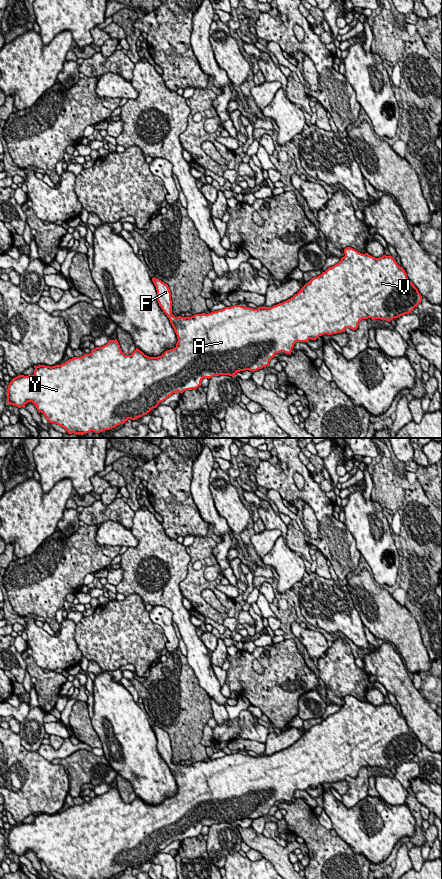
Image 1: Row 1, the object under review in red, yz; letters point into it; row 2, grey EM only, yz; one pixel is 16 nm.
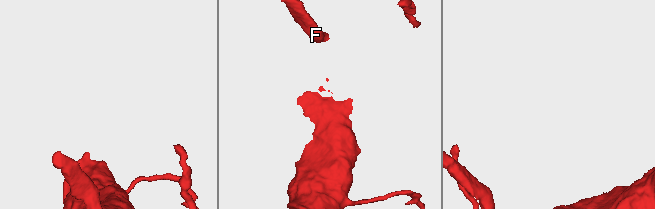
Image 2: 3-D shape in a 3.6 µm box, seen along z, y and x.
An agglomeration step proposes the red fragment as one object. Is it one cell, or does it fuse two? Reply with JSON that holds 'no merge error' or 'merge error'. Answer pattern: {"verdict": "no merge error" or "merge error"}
{"verdict": "no merge error"}

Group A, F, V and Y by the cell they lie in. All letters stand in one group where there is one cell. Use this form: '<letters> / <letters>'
A F V Y

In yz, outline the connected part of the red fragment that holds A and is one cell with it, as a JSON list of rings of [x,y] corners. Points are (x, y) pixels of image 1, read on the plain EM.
[[[347,695],[344,697],[345,704],[341,706],[340,710],[335,712],[334,714],[328,716],[325,720],[322,720],[321,723],[312,726],[308,731],[306,731],[301,738],[295,742],[290,747],[279,751],[277,753],[274,753],[272,755],[259,755],[258,757],[253,757],[250,755],[243,755],[241,753],[233,753],[231,755],[225,755],[222,758],[214,759],[208,762],[202,761],[202,762],[195,762],[191,765],[175,765],[172,762],[172,748],[171,748],[171,740],[167,732],[162,730],[161,728],[157,726],[152,726],[152,729],[156,735],[157,738],[157,749],[159,751],[159,754],[163,758],[163,760],[167,763],[167,765],[170,768],[170,771],[172,775],[175,778],[175,781],[177,783],[178,789],[176,792],[176,795],[170,798],[165,799],[161,804],[158,805],[149,805],[145,803],[142,799],[140,799],[138,796],[131,802],[131,803],[125,803],[120,793],[115,788],[109,788],[109,790],[102,794],[102,795],[96,795],[95,797],[91,798],[90,802],[84,802],[81,805],[74,805],[72,807],[69,807],[65,811],[61,813],[55,813],[55,814],[45,814],[45,813],[39,813],[34,814],[34,822],[33,823],[19,823],[12,827],[12,829],[8,833],[7,839],[7,852],[15,853],[18,856],[25,856],[25,853],[28,850],[32,850],[38,860],[43,861],[46,865],[46,867],[49,869],[49,871],[55,871],[63,876],[65,876],[67,879],[105,879],[110,878],[112,876],[115,876],[116,874],[120,872],[124,872],[128,867],[135,868],[136,866],[140,866],[143,863],[147,863],[153,856],[156,856],[160,850],[163,850],[166,848],[169,844],[171,844],[173,841],[183,841],[186,838],[192,838],[197,837],[199,834],[201,834],[201,829],[203,826],[212,826],[213,824],[219,824],[219,823],[229,823],[234,825],[237,820],[240,819],[257,819],[259,817],[262,817],[263,815],[269,814],[269,810],[272,806],[274,806],[276,801],[284,800],[286,802],[291,802],[292,797],[294,795],[294,792],[296,790],[306,790],[311,788],[316,788],[319,784],[322,784],[324,782],[332,783],[337,782],[341,780],[345,780],[346,776],[350,776],[352,778],[356,778],[358,776],[358,772],[362,767],[368,767],[371,766],[374,767],[381,767],[386,768],[390,770],[393,766],[398,766],[402,763],[409,762],[413,759],[415,755],[422,749],[422,744],[419,741],[418,737],[414,734],[414,732],[408,727],[407,722],[403,715],[400,715],[395,707],[390,703],[386,704],[383,703],[382,705],[375,706],[368,701],[362,702],[358,700],[357,698]]]

